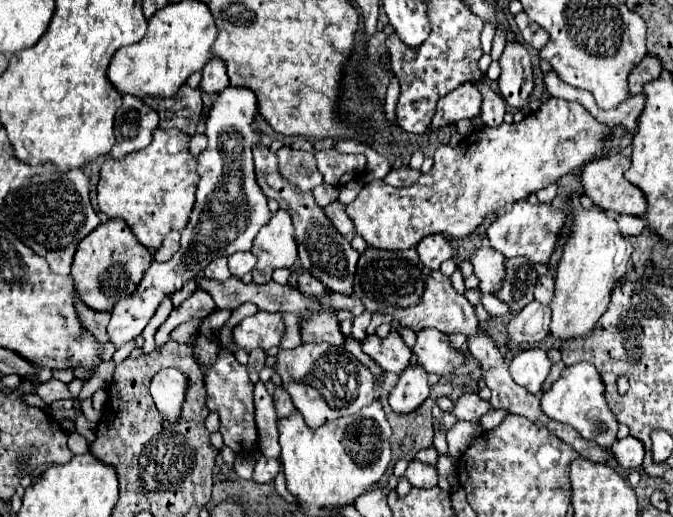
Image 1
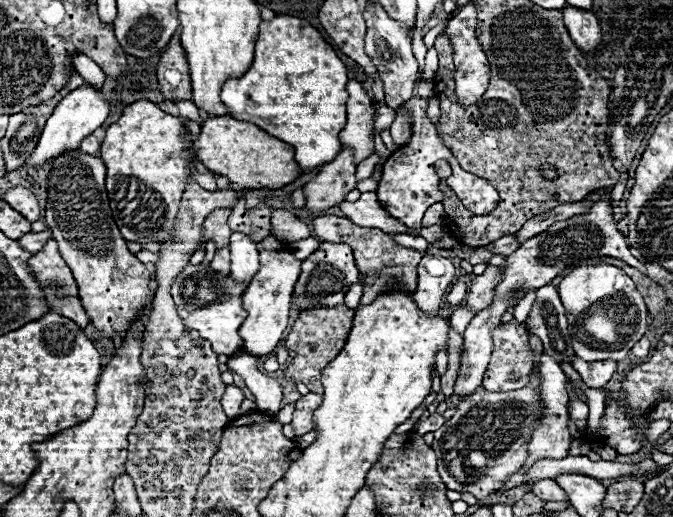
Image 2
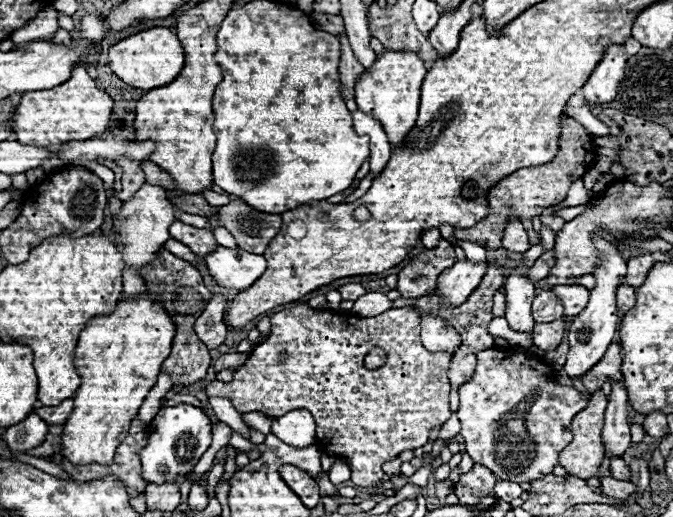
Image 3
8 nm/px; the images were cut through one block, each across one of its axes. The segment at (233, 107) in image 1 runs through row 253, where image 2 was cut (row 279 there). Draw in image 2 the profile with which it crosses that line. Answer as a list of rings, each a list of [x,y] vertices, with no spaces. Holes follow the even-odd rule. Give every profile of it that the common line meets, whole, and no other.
[[[188,264],[182,274],[176,278],[172,286],[172,296],[176,302],[176,310],[184,320],[184,326],[196,330],[204,340],[212,344],[216,354],[232,356],[244,344],[238,330],[246,320],[246,310],[242,308],[242,296],[246,292],[246,284],[238,284],[232,276],[216,274],[210,264]]]

